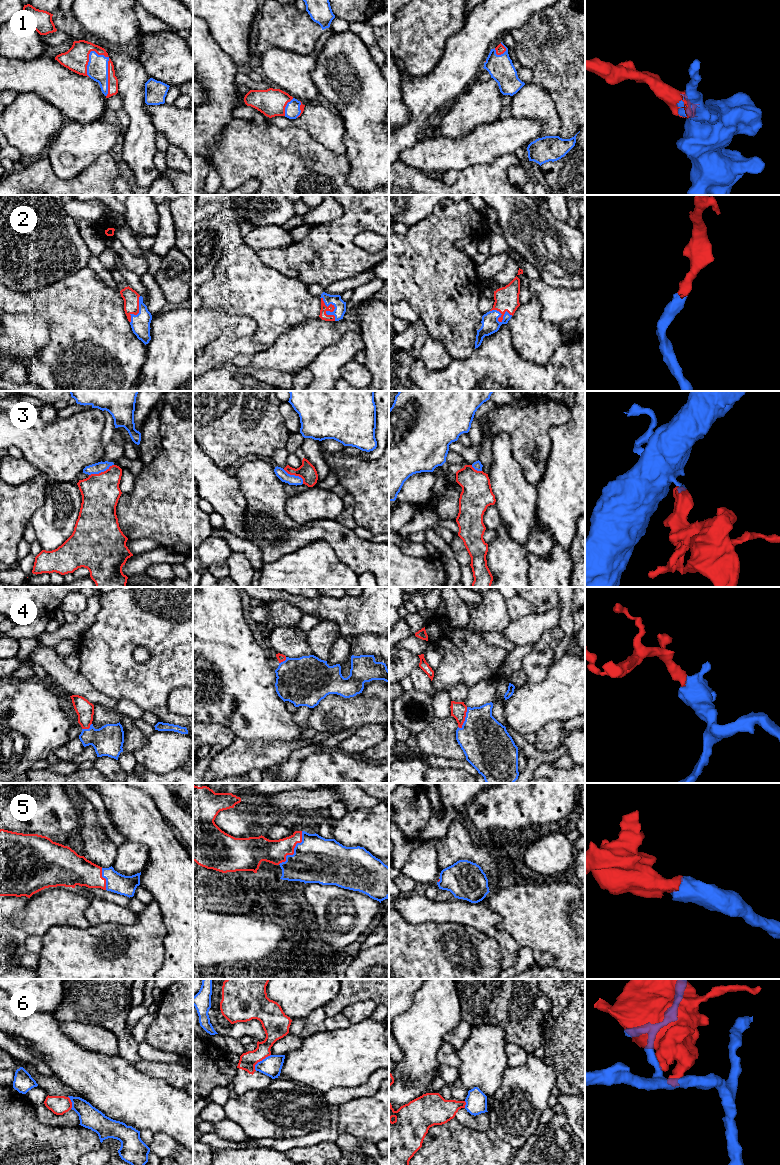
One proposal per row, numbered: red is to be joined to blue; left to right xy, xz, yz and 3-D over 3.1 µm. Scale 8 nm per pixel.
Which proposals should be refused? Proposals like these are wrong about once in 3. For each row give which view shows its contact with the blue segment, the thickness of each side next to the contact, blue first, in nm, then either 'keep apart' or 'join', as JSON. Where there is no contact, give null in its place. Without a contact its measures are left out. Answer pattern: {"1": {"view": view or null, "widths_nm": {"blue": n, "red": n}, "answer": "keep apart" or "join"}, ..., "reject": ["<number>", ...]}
{"1": {"view": "xy", "widths_nm": {"blue": 180, "red": 170}, "answer": "join"}, "2": {"view": "xz", "widths_nm": {"blue": 100, "red": 60}, "answer": "join"}, "3": {"view": "xy", "widths_nm": {"blue": 90, "red": 300}, "answer": "keep apart"}, "4": {"view": "yz", "widths_nm": {"blue": 380, "red": 130}, "answer": "join"}, "5": {"view": "xz", "widths_nm": {"blue": 360, "red": 190}, "answer": "join"}, "6": {"view": "xz", "widths_nm": {"blue": 160, "red": 140}, "answer": "keep apart"}, "reject": ["3", "6"]}

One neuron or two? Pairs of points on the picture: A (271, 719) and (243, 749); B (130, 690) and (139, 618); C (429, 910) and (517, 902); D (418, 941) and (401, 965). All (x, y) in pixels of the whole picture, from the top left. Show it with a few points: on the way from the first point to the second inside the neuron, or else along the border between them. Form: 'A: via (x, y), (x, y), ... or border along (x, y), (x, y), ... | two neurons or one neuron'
A: border along (236, 736), (264, 743), (273, 743), (275, 741) | two neurons
B: via (125, 672), (125, 636) | one neuron
C: border along (482, 900), (500, 917), (500, 922), (496, 927) | two neurons
D: via (418, 947), (407, 959) | one neuron

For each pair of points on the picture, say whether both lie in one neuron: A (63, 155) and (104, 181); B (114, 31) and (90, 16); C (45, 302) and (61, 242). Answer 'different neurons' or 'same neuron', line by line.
A: different neurons
B: same neuron
C: different neurons

